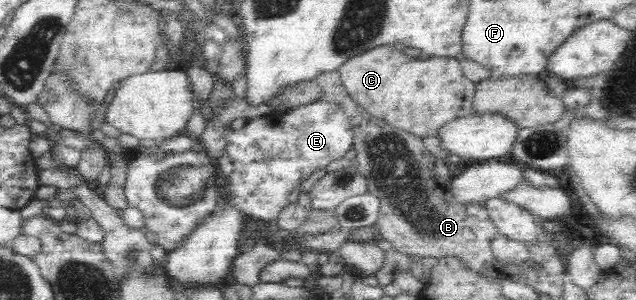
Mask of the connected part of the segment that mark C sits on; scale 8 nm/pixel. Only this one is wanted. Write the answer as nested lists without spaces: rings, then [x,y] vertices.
[[[380,45],[350,57],[336,70],[344,90],[365,111],[373,117],[385,120],[389,125],[408,131],[421,139],[435,137],[443,125],[473,113],[472,101],[477,84],[463,75],[461,64],[456,57],[431,56],[429,59],[419,59],[418,57],[411,59],[405,53],[397,51],[394,45]]]

